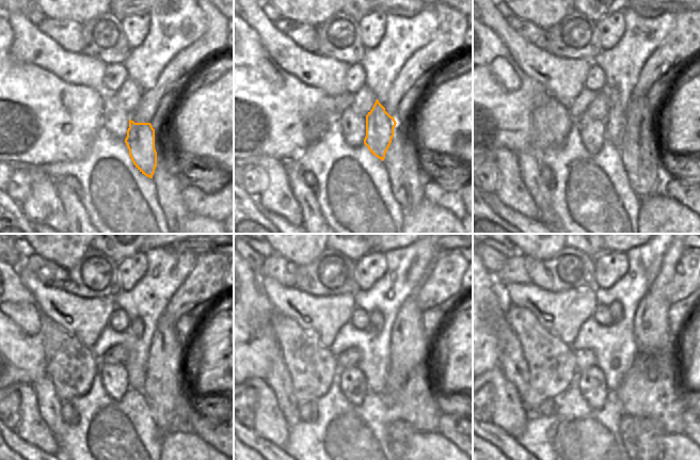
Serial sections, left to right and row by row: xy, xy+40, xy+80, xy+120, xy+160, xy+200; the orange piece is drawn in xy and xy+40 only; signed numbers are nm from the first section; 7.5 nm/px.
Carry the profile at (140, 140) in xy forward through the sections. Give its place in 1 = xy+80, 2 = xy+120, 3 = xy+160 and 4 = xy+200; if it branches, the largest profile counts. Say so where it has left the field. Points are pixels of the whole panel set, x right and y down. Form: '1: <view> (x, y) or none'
1: xy+80 (615, 124)
2: xy+120 (137, 324)
3: xy+160 (376, 318)
4: xy+200 (615, 308)

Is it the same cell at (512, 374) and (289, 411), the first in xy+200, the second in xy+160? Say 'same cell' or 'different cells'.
same cell

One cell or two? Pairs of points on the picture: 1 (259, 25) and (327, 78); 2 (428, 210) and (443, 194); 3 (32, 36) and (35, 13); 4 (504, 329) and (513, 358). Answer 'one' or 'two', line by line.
1: one
2: two
3: two
4: one

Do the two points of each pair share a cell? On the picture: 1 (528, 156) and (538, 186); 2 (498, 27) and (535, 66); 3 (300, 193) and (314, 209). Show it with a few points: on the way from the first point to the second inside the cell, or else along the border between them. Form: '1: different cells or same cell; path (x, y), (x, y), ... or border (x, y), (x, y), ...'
1: same cell; path (528, 163), (531, 178)
2: same cell; path (508, 36), (528, 57)
3: same cell; path (304, 197), (309, 205)

